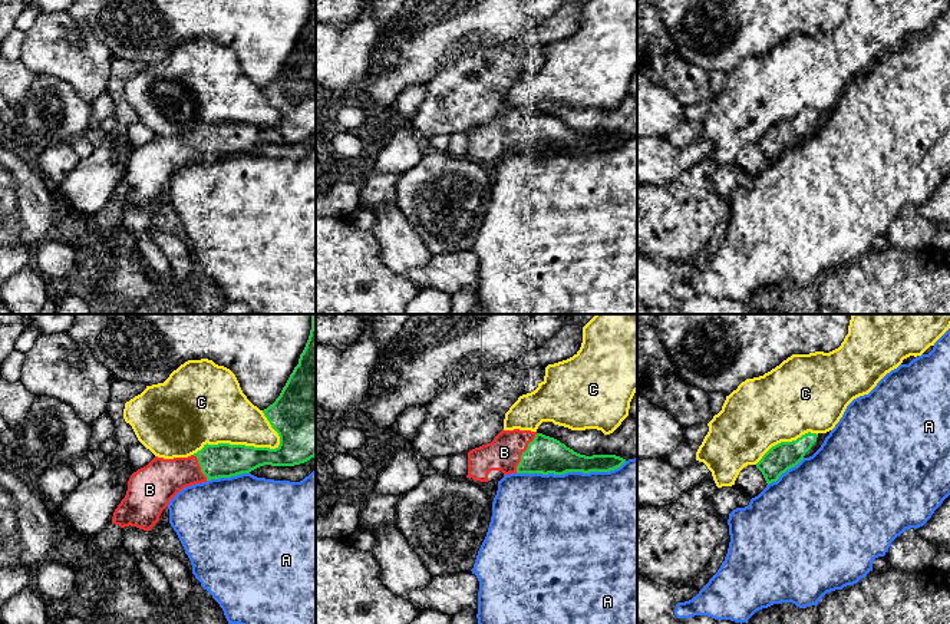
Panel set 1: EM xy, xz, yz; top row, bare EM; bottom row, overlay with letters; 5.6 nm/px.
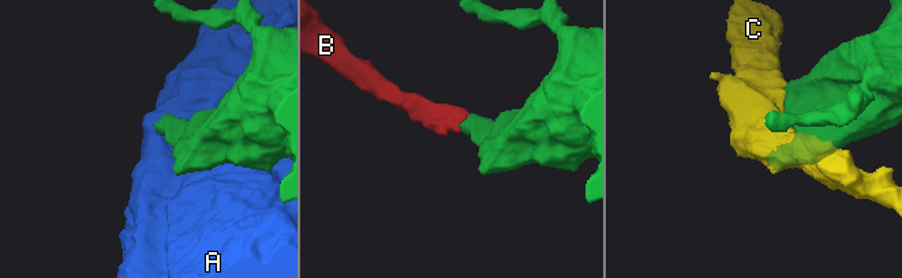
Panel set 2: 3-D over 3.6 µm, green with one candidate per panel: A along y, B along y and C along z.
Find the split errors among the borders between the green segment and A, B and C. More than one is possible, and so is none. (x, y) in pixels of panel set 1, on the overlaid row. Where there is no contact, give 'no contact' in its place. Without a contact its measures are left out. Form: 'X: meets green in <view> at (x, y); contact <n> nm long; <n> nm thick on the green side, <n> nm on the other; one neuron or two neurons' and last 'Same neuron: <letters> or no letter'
A: meets green in xz at (571, 471); contact 600 nm long; 220 nm thick on the green side, 480 nm on the other; two neurons
B: meets green in xz at (523, 454); contact 260 nm long; 220 nm thick on the green side, 190 nm on the other; one neuron
C: meets green in xy at (238, 445); contact 500 nm long; 190 nm thick on the green side, 380 nm on the other; two neurons
Same neuron: B

